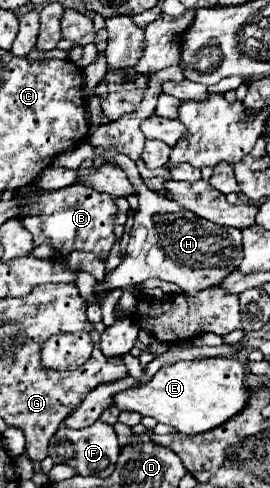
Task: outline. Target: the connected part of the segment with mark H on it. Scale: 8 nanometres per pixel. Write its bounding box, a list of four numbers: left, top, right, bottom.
[94,147,244,295]

